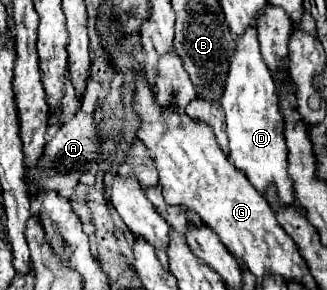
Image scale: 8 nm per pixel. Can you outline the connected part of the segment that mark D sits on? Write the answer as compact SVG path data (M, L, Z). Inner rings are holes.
M249 26L241 36L235 36L235 50L229 56L229 76L225 80L221 106L227 116L231 162L245 172L247 180L259 192L265 192L269 184L275 184L281 202L295 204L297 200L295 200L293 184L287 174L287 146L283 136L283 116L279 112L279 100L277 100L273 76L265 66L265 60L259 50L255 26Z

